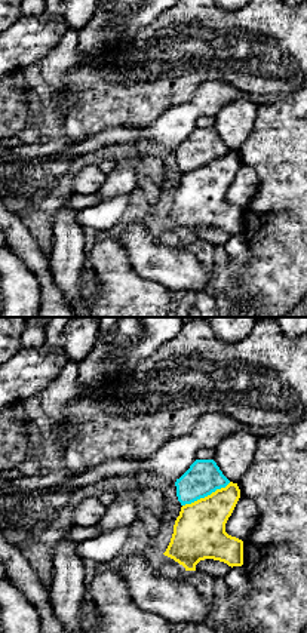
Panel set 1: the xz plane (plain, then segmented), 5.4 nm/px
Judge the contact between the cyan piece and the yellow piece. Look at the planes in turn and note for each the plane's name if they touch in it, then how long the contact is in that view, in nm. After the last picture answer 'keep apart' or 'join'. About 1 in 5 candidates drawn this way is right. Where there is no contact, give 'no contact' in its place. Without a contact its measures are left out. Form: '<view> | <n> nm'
xz | 300 nm

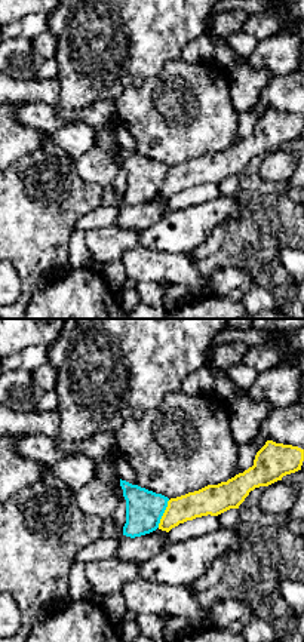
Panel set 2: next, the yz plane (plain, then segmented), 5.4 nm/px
yz | 170 nm

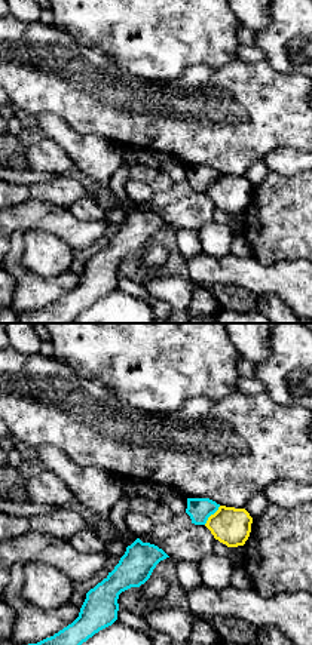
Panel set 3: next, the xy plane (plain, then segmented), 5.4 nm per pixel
xy | 140 nm

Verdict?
keep apart

